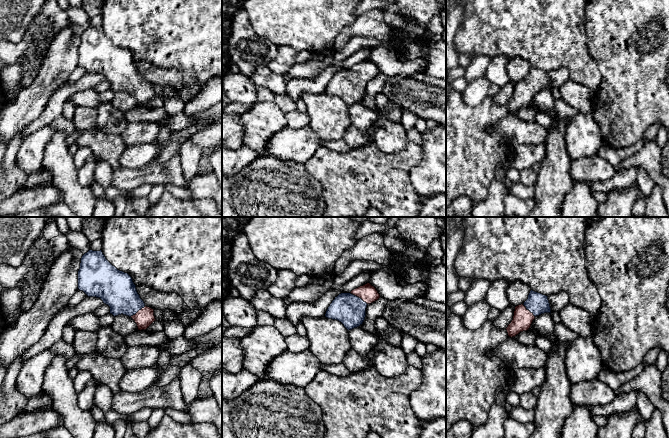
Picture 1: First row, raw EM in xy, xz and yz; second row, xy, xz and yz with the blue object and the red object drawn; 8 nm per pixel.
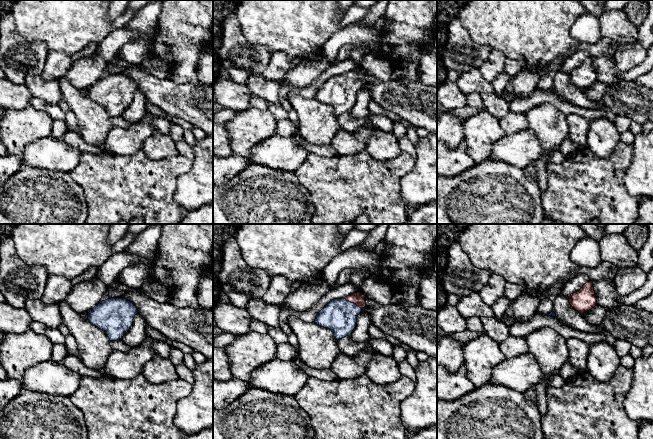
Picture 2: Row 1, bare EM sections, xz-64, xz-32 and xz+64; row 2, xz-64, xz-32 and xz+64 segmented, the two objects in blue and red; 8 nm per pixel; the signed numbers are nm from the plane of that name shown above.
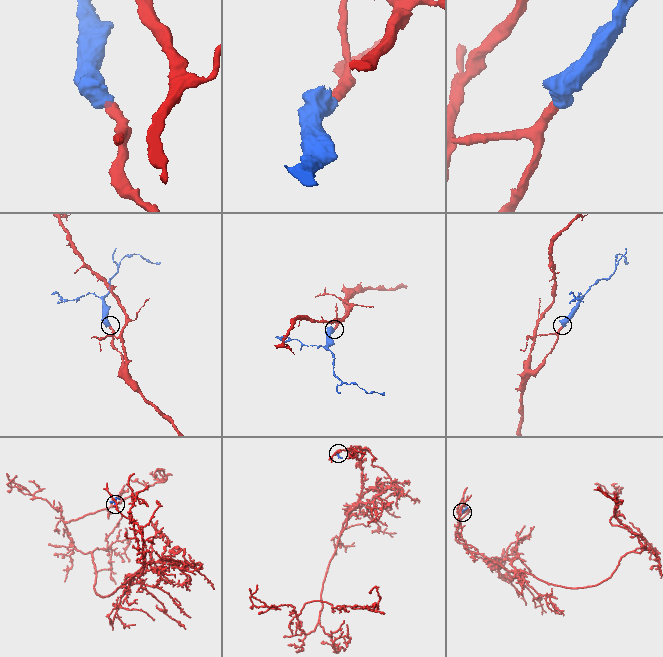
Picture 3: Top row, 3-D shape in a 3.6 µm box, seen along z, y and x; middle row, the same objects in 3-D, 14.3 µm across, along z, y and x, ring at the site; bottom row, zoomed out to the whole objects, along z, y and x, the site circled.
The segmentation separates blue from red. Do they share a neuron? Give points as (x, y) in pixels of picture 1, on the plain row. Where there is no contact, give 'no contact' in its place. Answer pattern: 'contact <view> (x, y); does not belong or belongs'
contact xz (358, 73); belongs

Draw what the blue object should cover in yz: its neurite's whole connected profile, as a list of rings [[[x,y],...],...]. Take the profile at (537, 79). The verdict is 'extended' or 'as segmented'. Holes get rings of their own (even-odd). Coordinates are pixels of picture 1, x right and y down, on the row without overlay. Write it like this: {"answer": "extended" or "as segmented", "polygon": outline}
{"answer": "extended", "polygon": [[[531,66],[528,75],[515,83],[513,96],[506,104],[508,112],[512,114],[529,106],[535,93],[544,89],[551,90],[548,72]]]}

